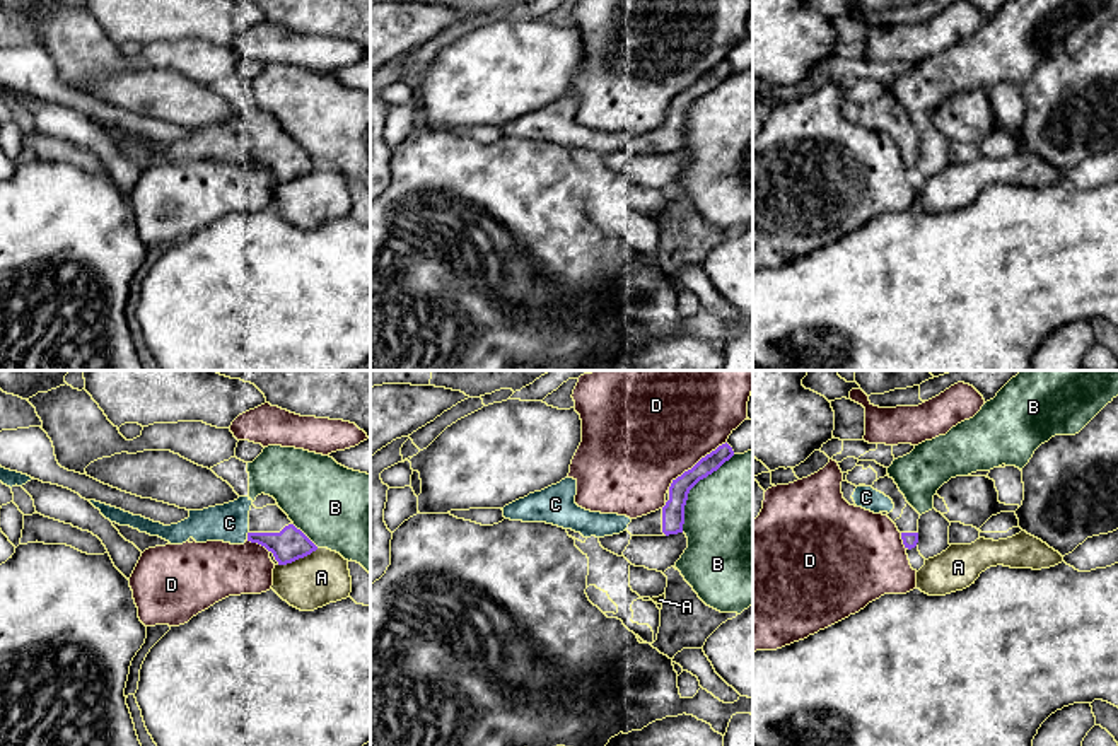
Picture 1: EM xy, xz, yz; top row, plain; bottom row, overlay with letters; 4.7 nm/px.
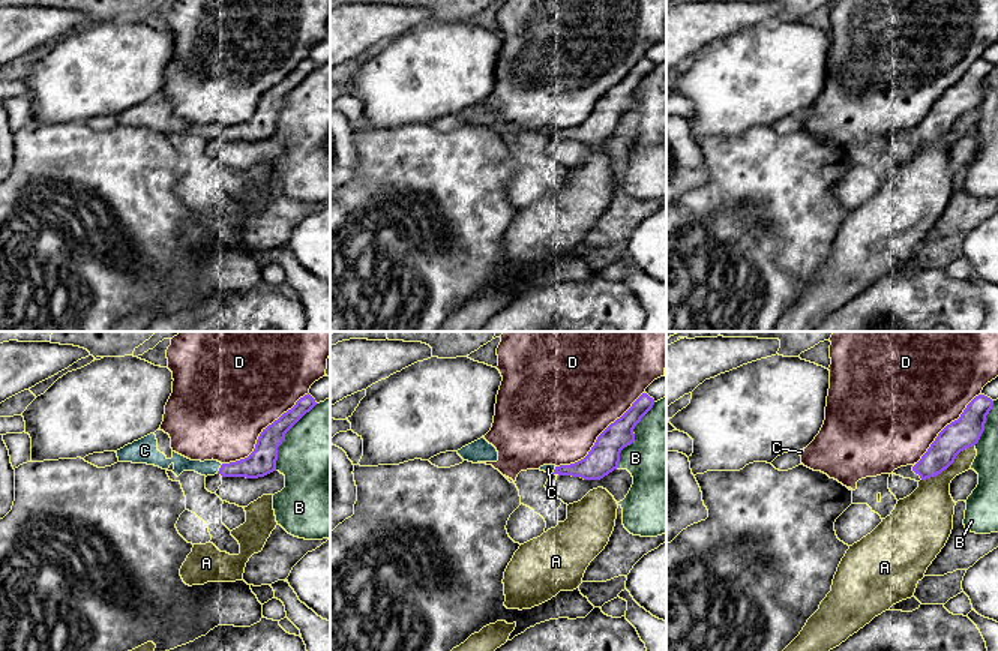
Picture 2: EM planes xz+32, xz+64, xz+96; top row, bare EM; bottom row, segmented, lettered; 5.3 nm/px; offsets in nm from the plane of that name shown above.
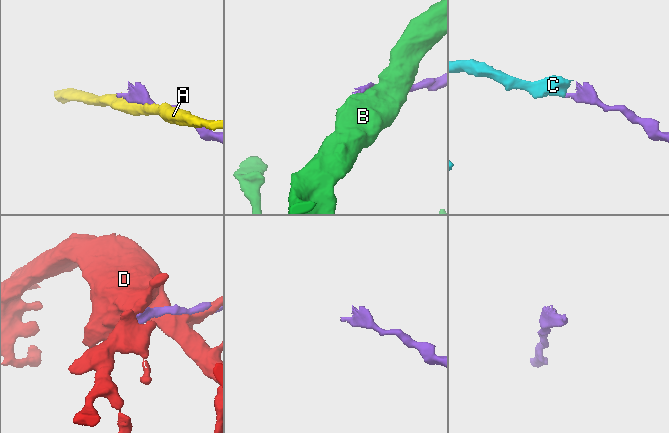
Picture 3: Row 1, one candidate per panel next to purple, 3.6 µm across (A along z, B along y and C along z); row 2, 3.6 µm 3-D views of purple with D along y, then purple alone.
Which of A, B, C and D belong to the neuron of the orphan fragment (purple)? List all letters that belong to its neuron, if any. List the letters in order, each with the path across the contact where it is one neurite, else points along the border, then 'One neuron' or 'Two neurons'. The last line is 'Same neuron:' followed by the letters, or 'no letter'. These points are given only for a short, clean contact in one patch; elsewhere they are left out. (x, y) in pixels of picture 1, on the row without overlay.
A: Two neurons
B: Two neurons
C: One neuron
D: Two neurons
Same neuron: C

